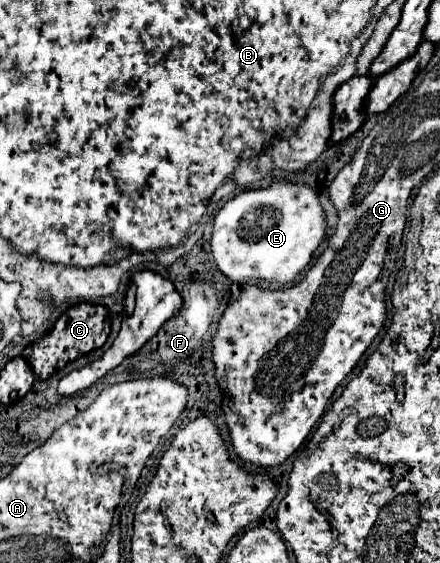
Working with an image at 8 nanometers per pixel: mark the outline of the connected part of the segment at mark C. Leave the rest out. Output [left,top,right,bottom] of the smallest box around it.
[23,303,111,379]

